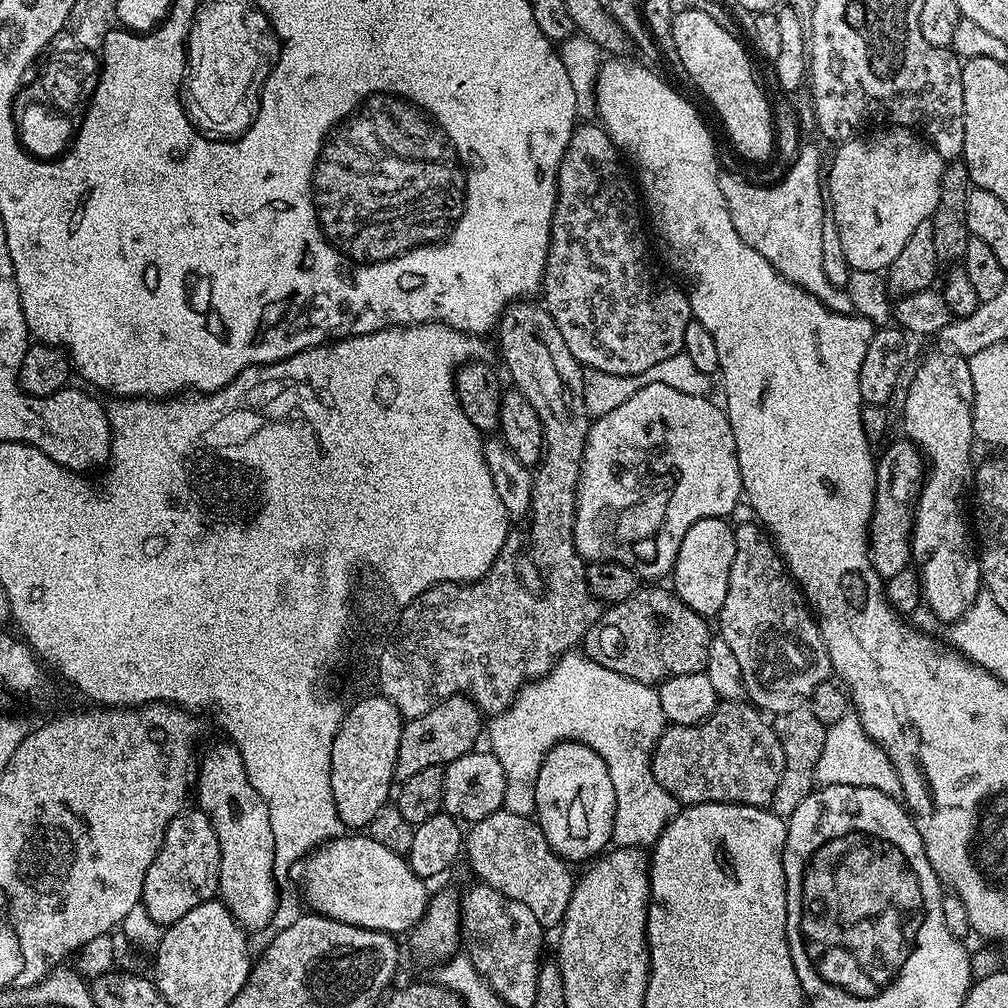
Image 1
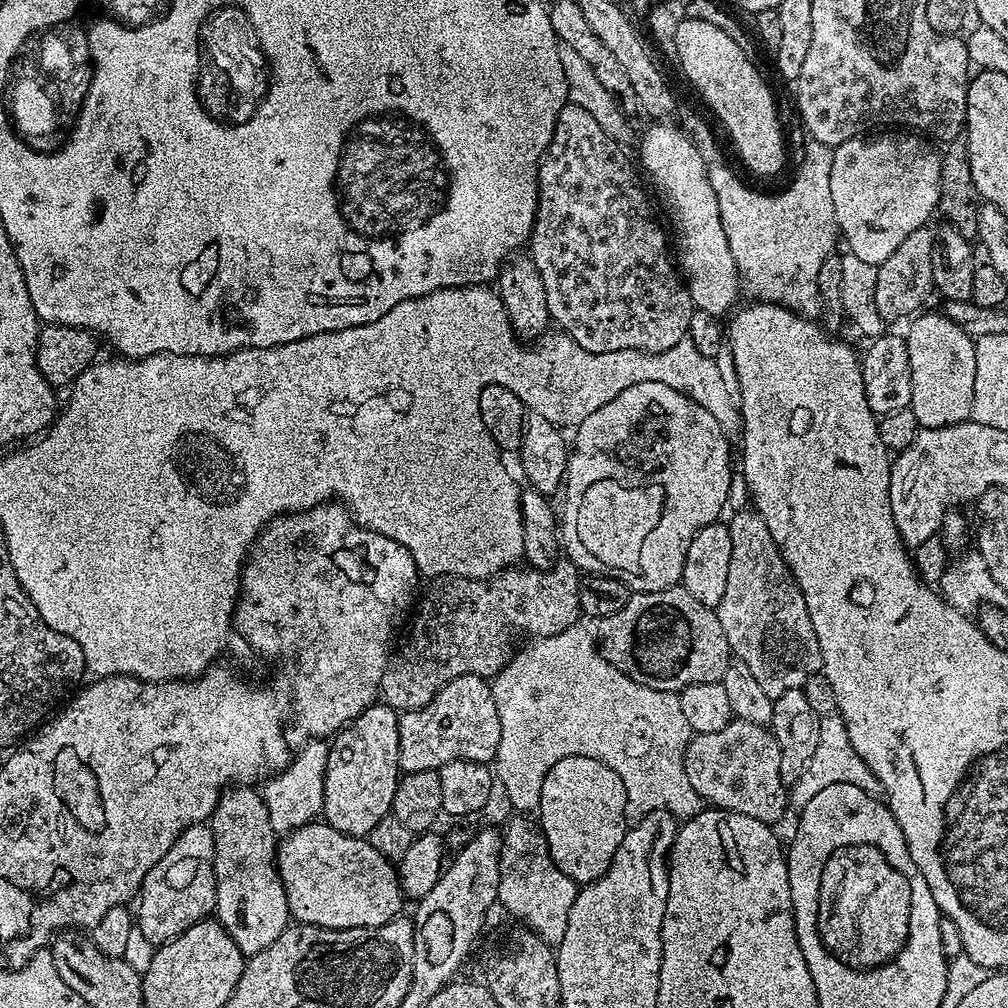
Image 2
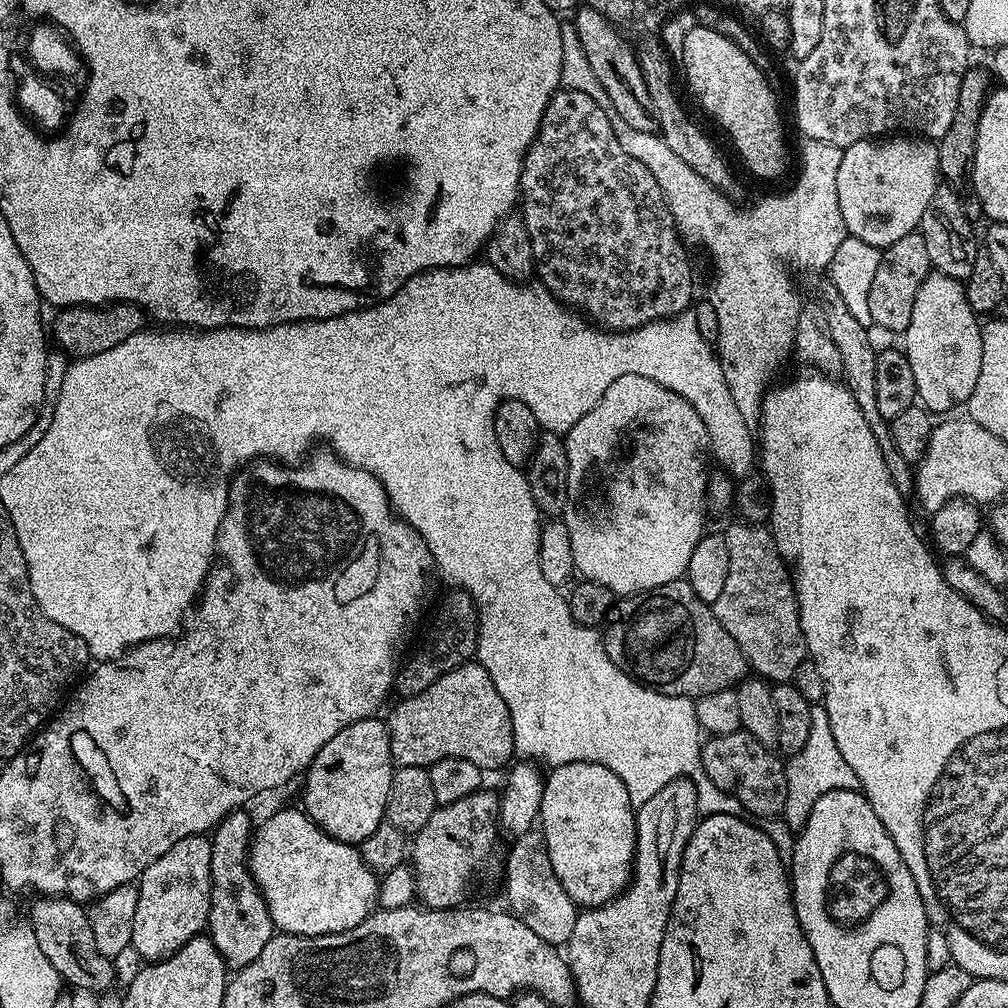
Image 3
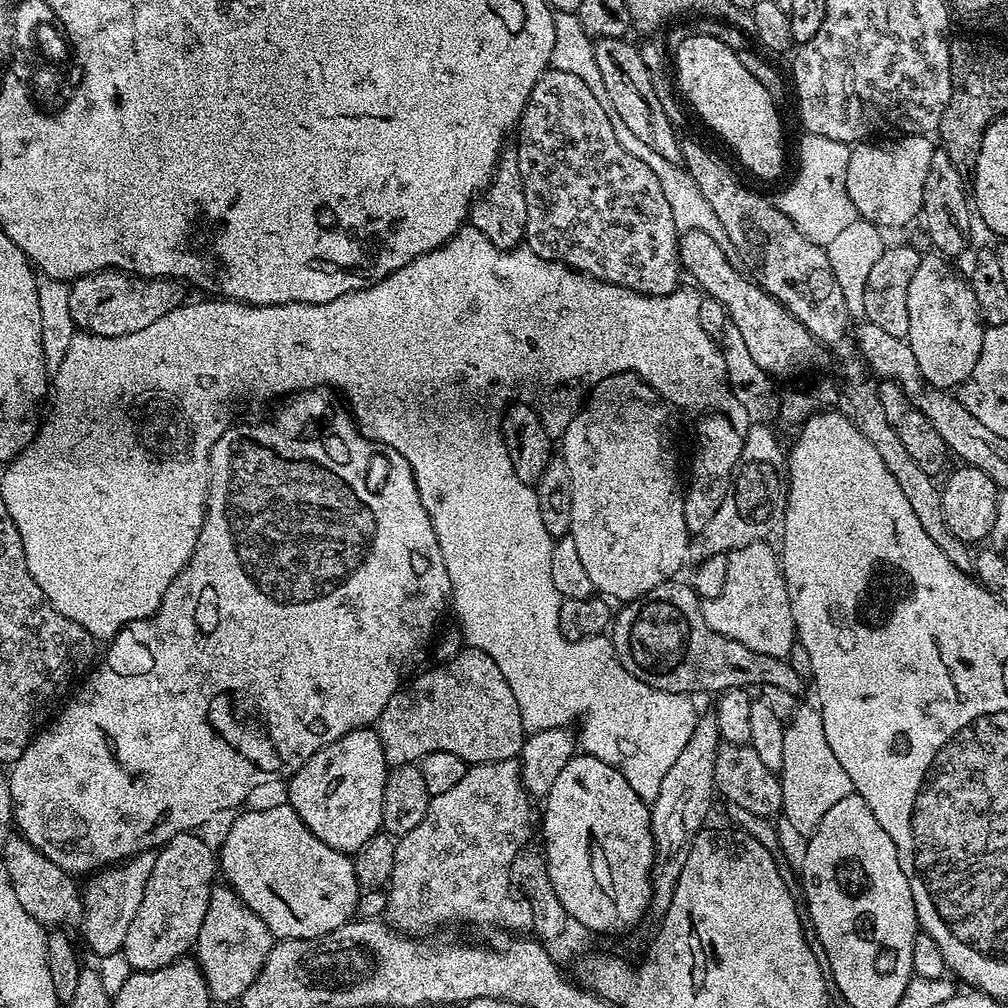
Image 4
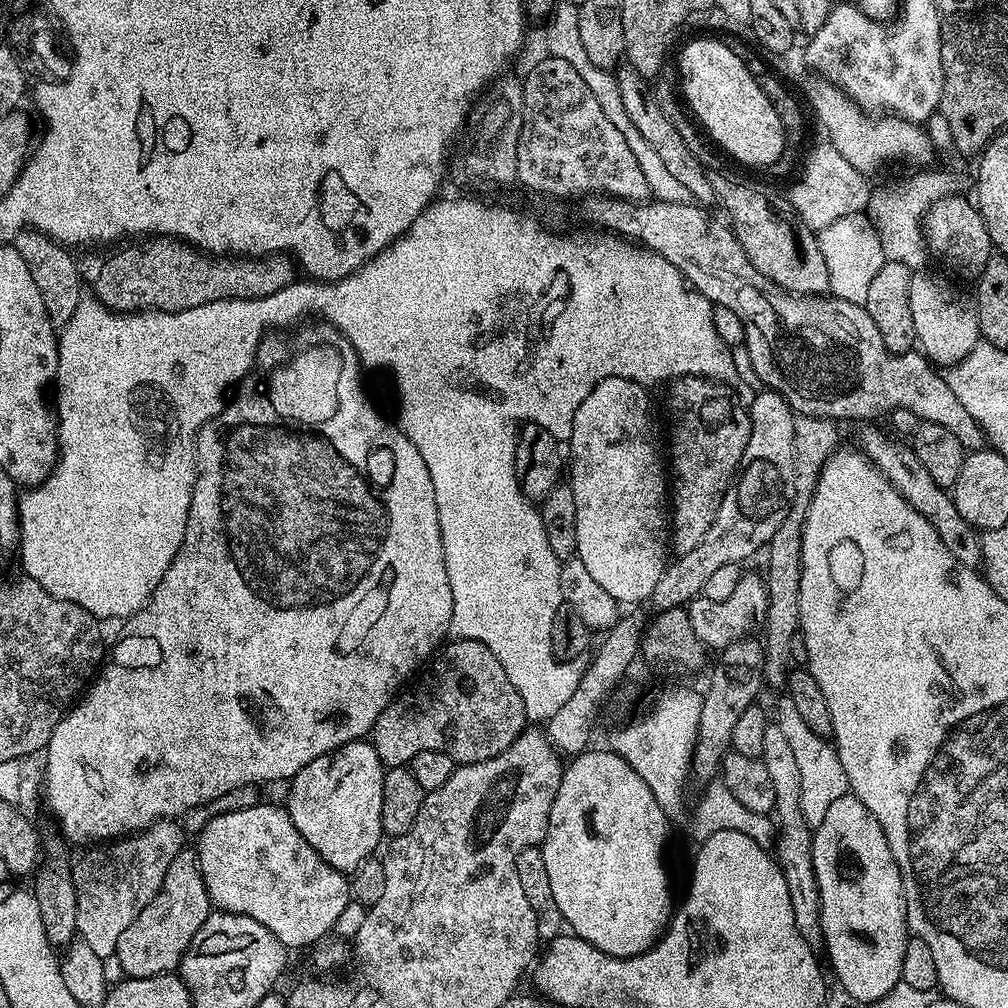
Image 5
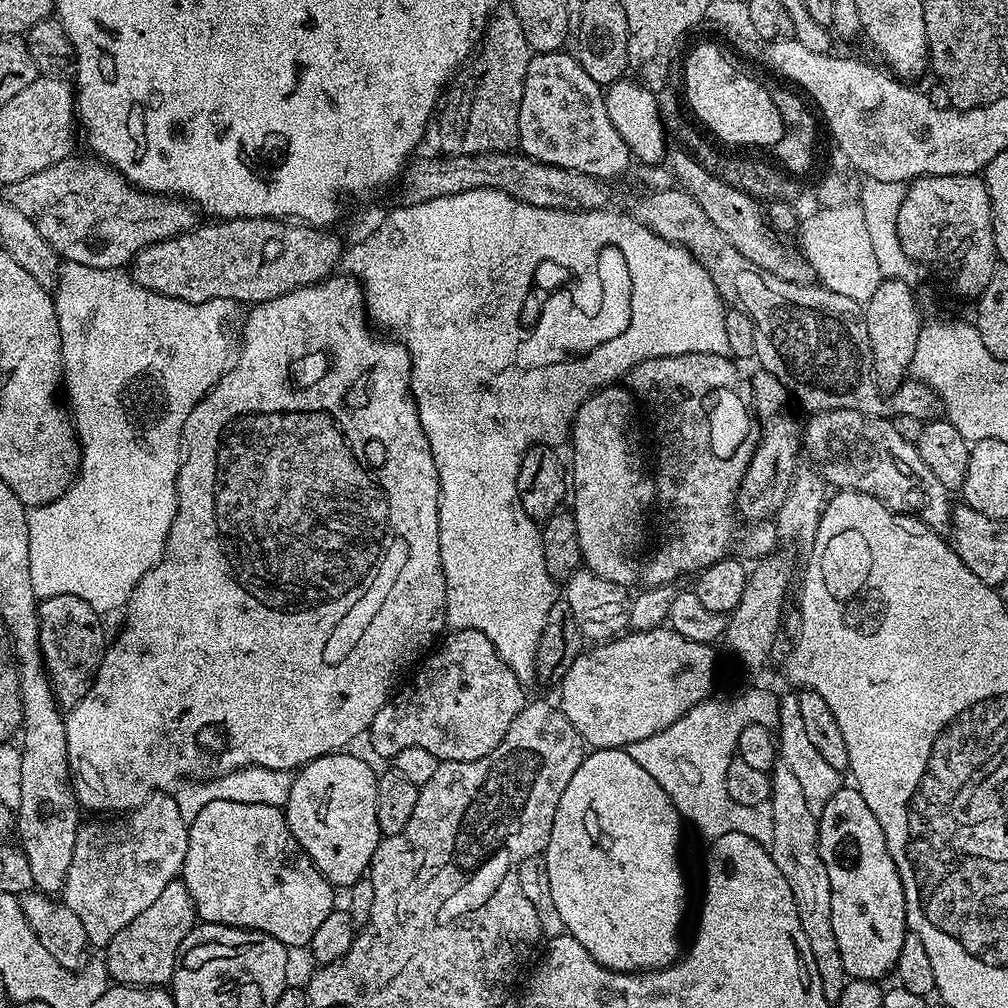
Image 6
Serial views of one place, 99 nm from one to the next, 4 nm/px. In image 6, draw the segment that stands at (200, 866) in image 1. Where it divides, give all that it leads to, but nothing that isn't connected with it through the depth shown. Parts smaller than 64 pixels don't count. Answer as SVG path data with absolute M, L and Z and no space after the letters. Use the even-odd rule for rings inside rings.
M183 879L172 880L170 886L158 894L158 899L146 906L146 910L142 910L142 914L138 914L130 926L122 926L122 930L118 930L107 948L103 949L102 959L109 977L115 983L132 984L135 988L167 985L174 974L178 946L182 946L182 938L186 938L197 923L196 909L188 897Z

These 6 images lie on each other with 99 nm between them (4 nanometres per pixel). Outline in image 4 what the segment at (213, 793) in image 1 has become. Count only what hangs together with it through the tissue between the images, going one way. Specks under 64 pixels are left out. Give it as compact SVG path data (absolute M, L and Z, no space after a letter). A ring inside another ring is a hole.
M217 883L210 894L206 918L202 918L202 930L198 930L194 945L194 959L200 965L213 1001L239 1001L250 982L258 978L273 943L274 937L266 922L262 922L227 883Z

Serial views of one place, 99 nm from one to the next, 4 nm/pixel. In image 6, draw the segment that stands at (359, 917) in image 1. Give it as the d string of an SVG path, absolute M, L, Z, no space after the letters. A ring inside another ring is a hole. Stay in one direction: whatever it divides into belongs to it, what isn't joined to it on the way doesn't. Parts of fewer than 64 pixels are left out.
M217 800L202 806L202 810L198 810L198 814L188 826L188 845L186 846L182 879L188 891L188 897L192 899L192 906L196 909L197 917L203 923L225 924L231 928L249 928L255 932L265 932L274 938L278 938L278 942L282 942L284 947L289 950L300 948L303 944L304 947L311 945L318 926L322 926L322 922L326 922L326 918L334 910L334 904L332 904L334 886L316 869L314 862L304 853L302 846L289 830L288 820L284 817L283 811L274 806L262 806L261 804L251 804L250 802L218 802Z

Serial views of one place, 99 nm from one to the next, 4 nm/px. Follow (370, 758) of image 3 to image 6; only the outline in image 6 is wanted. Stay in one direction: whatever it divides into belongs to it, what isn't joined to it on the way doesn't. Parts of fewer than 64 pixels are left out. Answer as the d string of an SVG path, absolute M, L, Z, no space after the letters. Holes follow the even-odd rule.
M352 750L331 752L314 758L292 777L290 798L283 809L288 828L302 846L302 850L314 862L314 866L333 886L351 886L367 873L374 850L380 844L382 835L377 819L378 772L371 768Z

